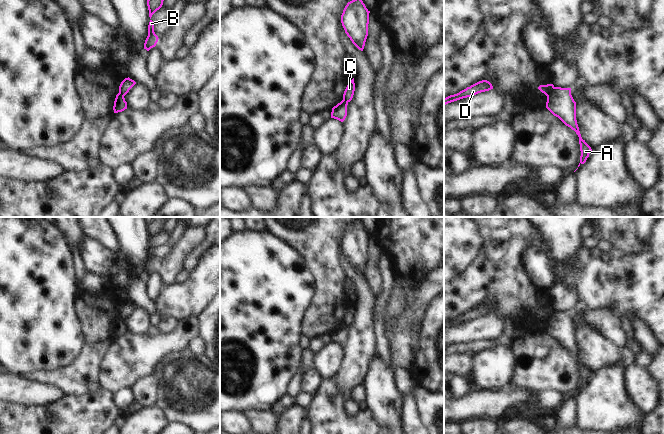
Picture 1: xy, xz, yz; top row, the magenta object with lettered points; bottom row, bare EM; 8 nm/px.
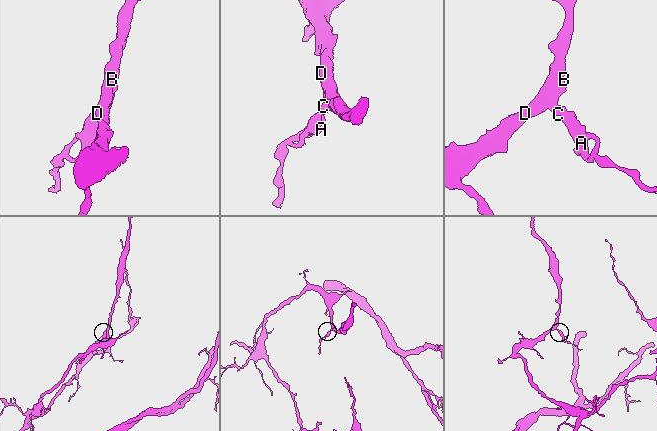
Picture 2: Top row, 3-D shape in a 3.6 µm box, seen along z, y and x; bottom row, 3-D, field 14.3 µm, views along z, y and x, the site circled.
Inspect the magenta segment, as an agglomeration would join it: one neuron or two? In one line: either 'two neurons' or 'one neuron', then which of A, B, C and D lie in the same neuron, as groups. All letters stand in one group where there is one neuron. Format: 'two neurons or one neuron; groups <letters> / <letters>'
two neurons; groups A / B C D

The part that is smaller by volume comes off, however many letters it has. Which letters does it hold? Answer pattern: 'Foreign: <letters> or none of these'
Foreign: A

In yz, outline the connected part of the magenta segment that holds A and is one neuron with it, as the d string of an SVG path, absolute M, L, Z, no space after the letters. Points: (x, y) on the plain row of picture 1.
M554 311L547 321L546 332L566 350L576 356L579 361L581 375L578 391L584 388L592 373L581 361L576 344L576 326L571 319L571 312Z

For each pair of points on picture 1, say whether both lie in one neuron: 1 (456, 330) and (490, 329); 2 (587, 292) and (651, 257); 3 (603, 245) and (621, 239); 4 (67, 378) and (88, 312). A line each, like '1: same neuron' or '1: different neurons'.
1: same neuron
2: same neuron
3: different neurons
4: same neuron

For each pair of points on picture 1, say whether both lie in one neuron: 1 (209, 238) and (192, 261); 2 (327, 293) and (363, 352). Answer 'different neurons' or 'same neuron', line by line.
1: same neuron
2: different neurons

